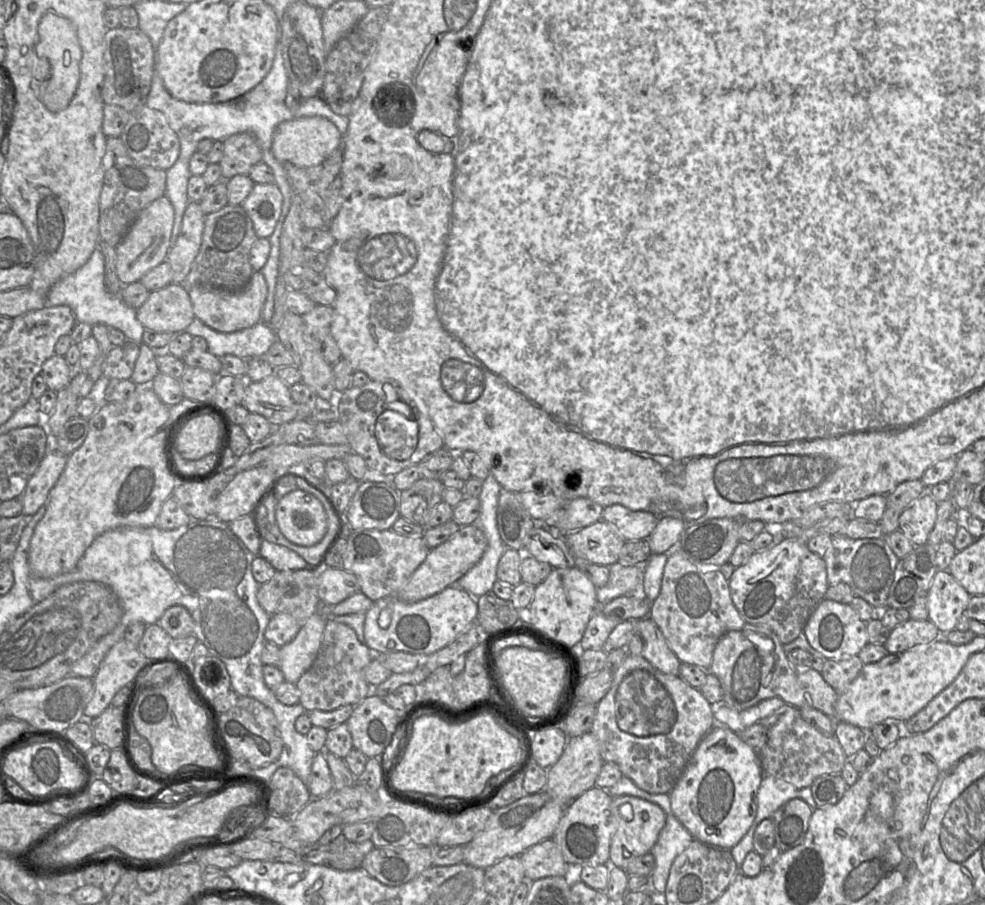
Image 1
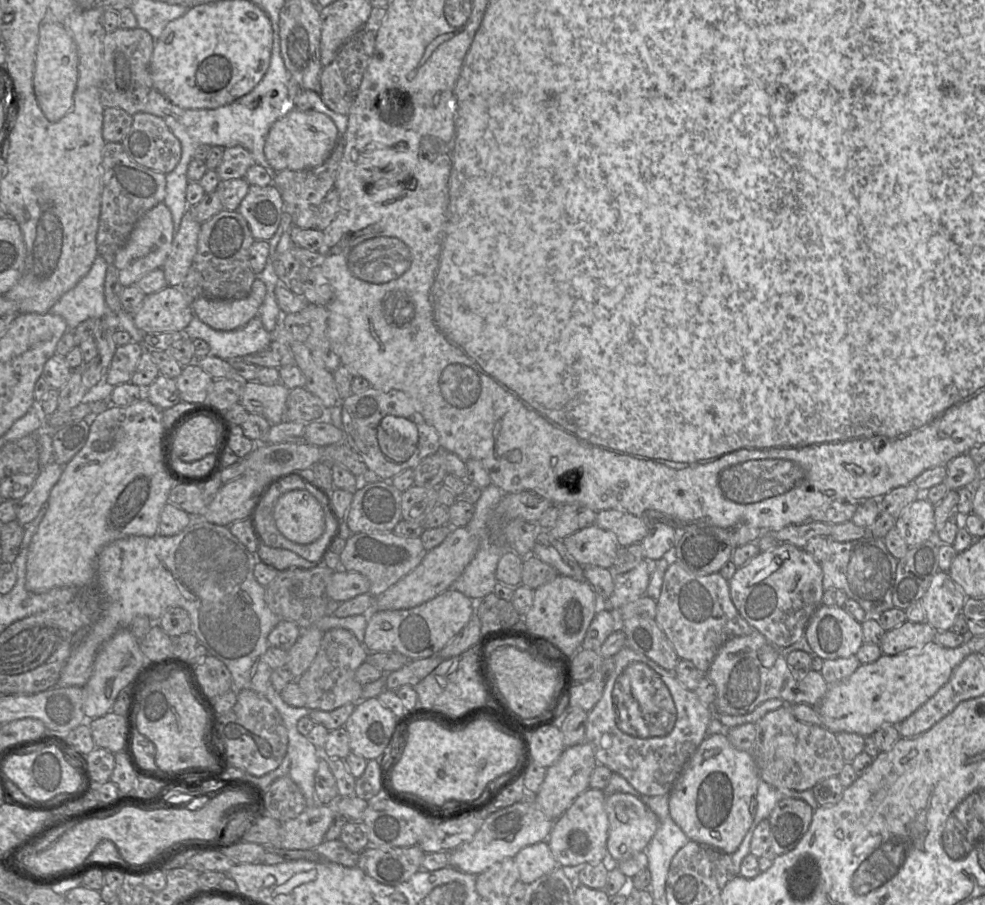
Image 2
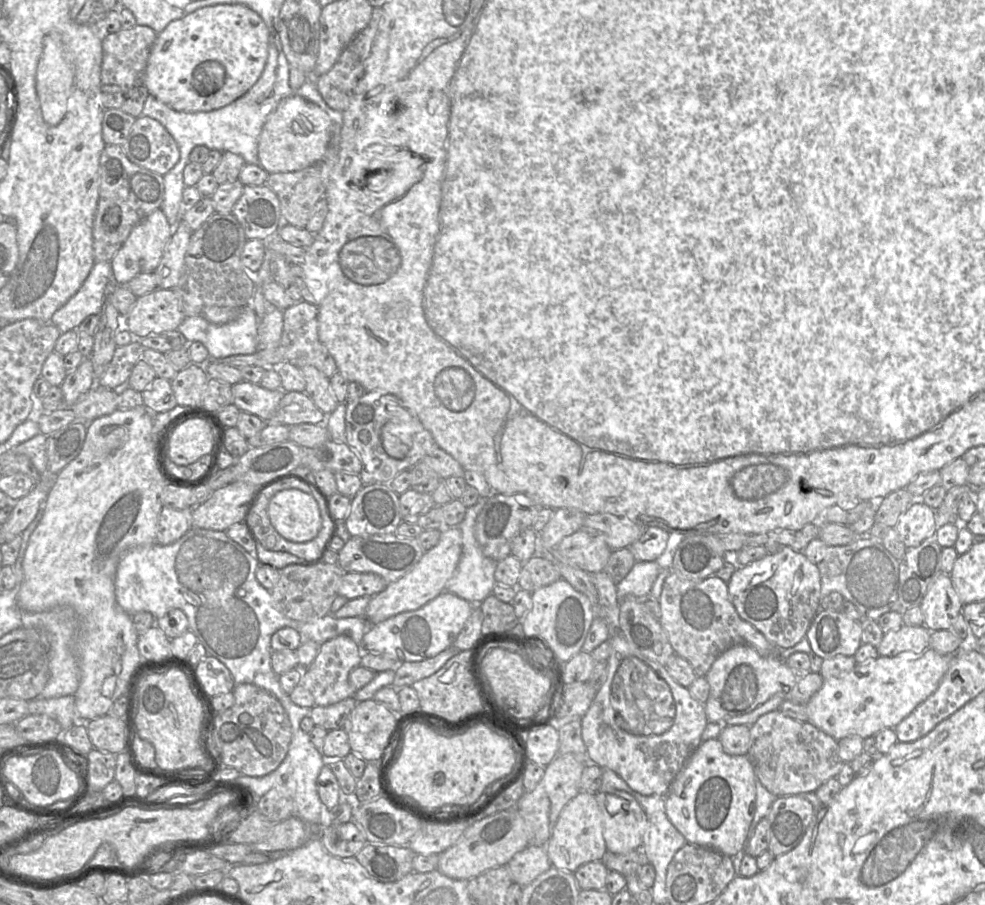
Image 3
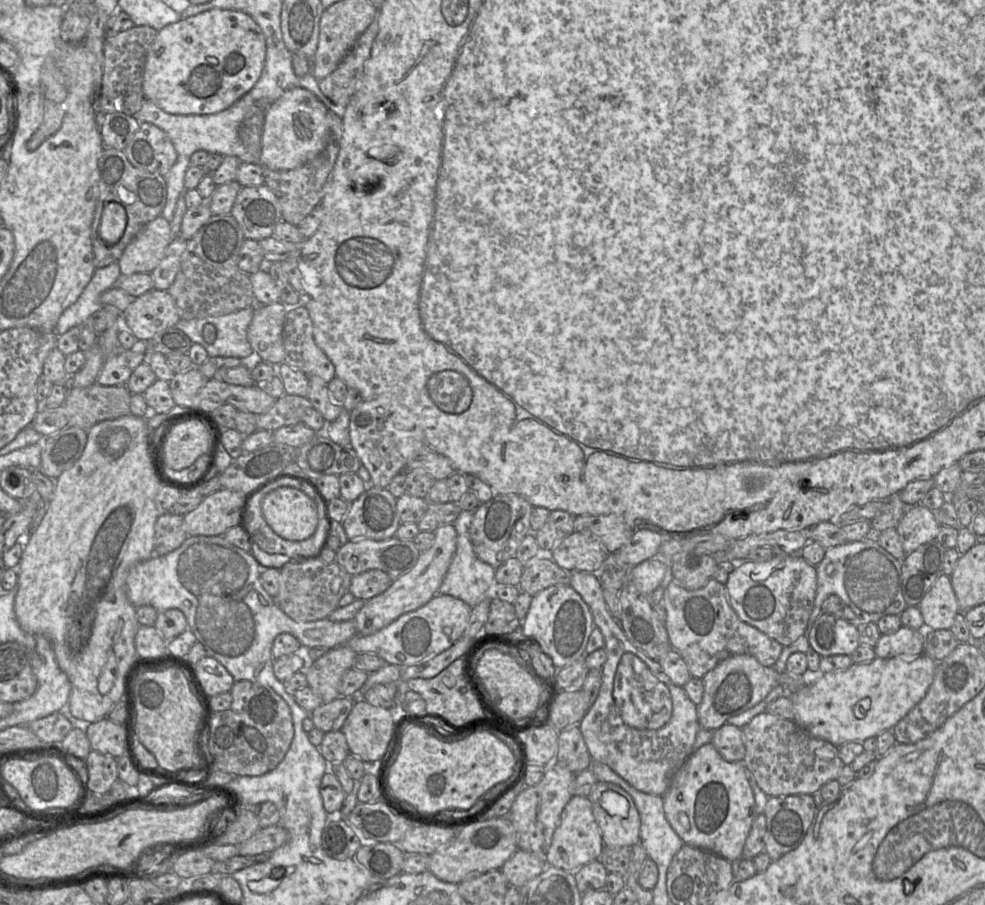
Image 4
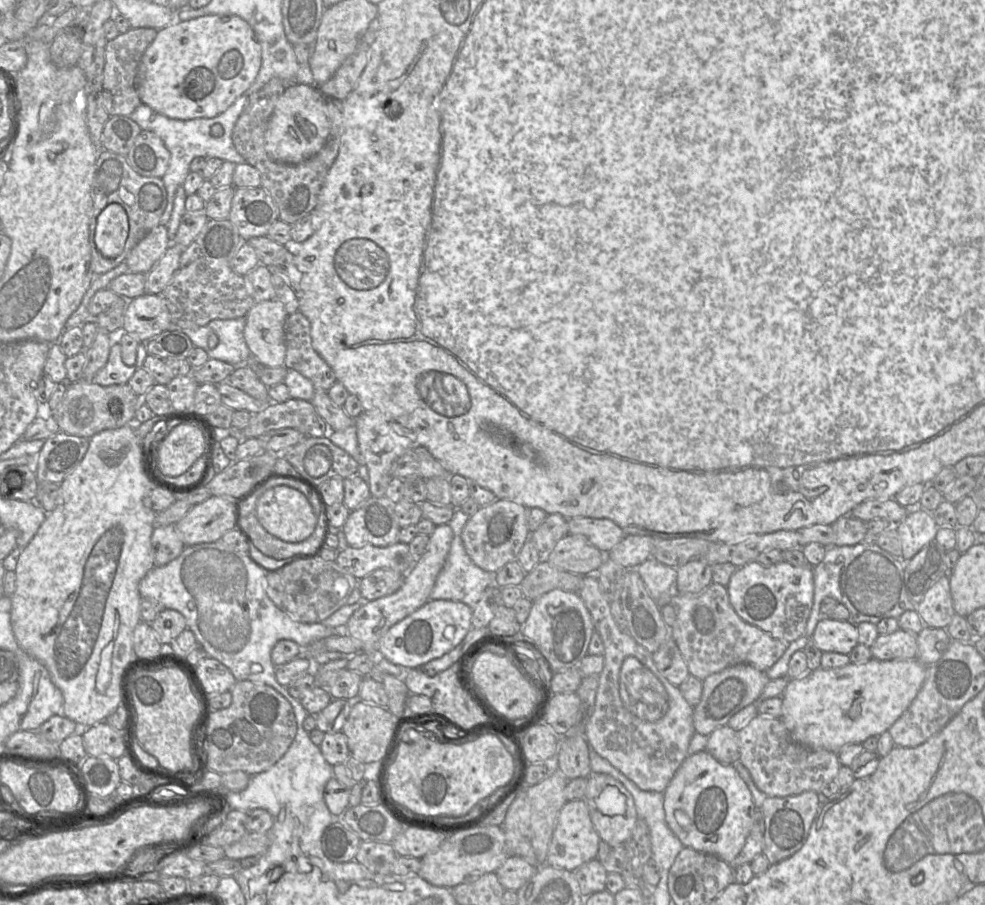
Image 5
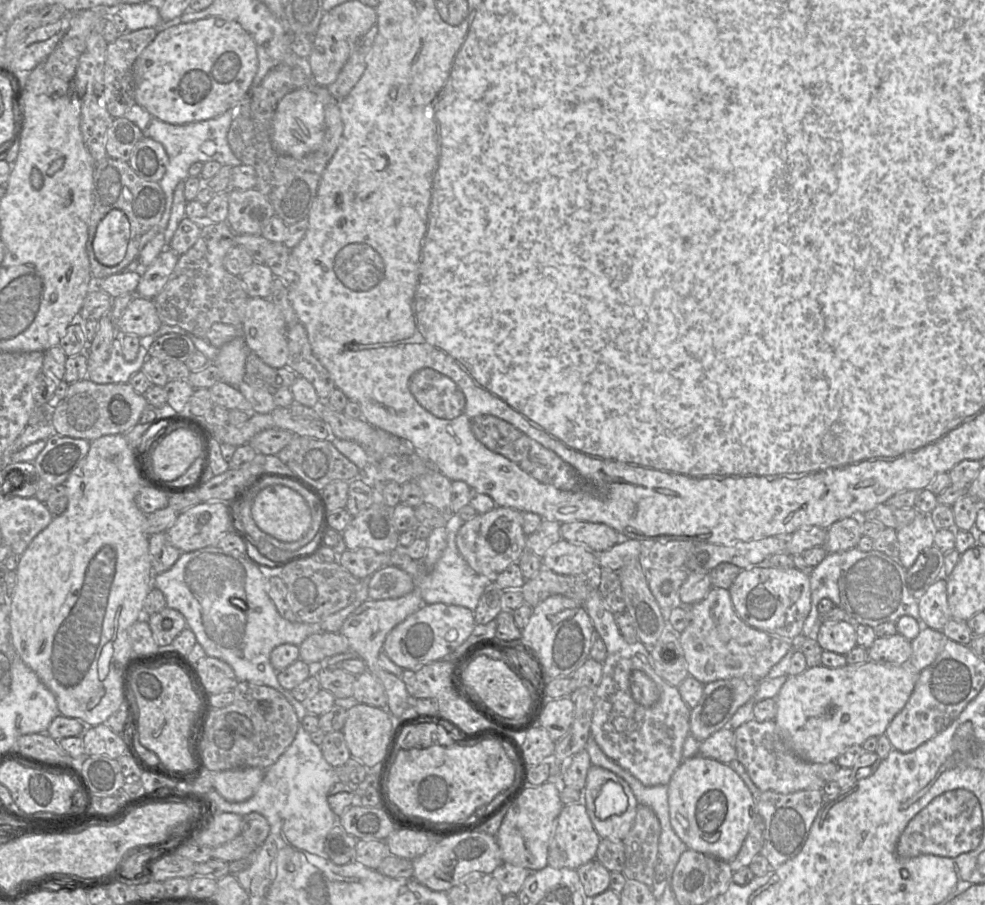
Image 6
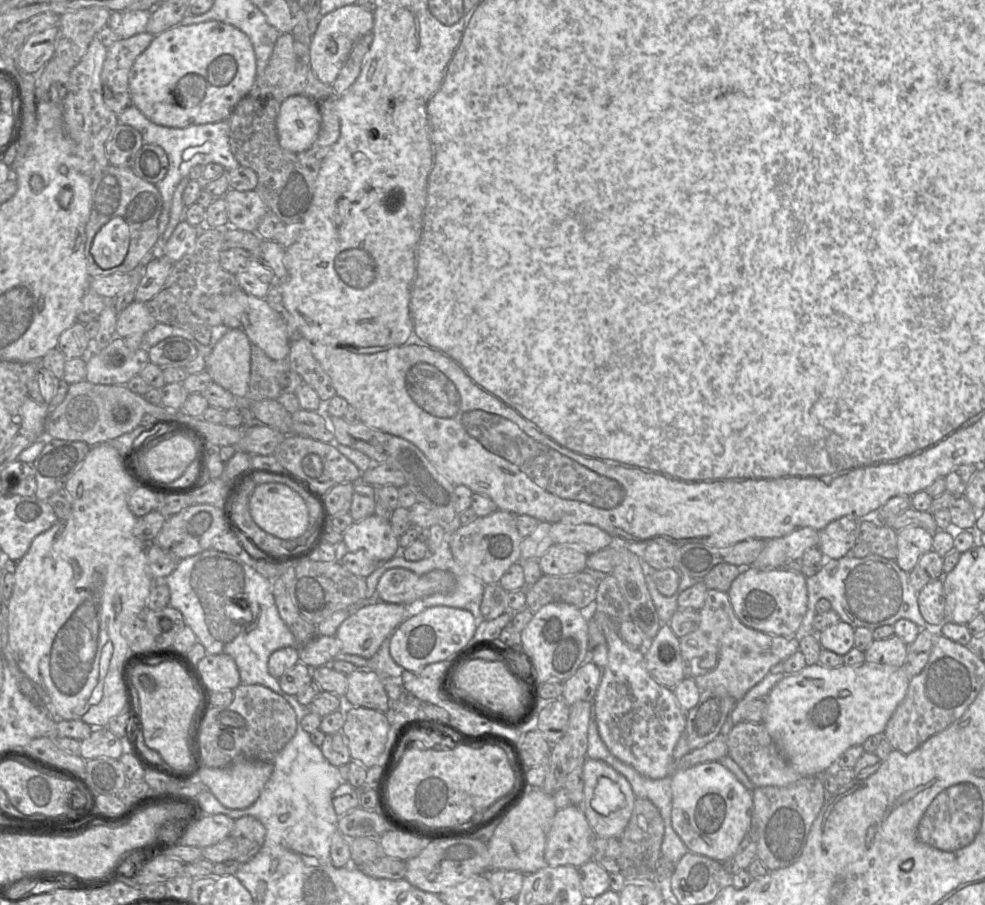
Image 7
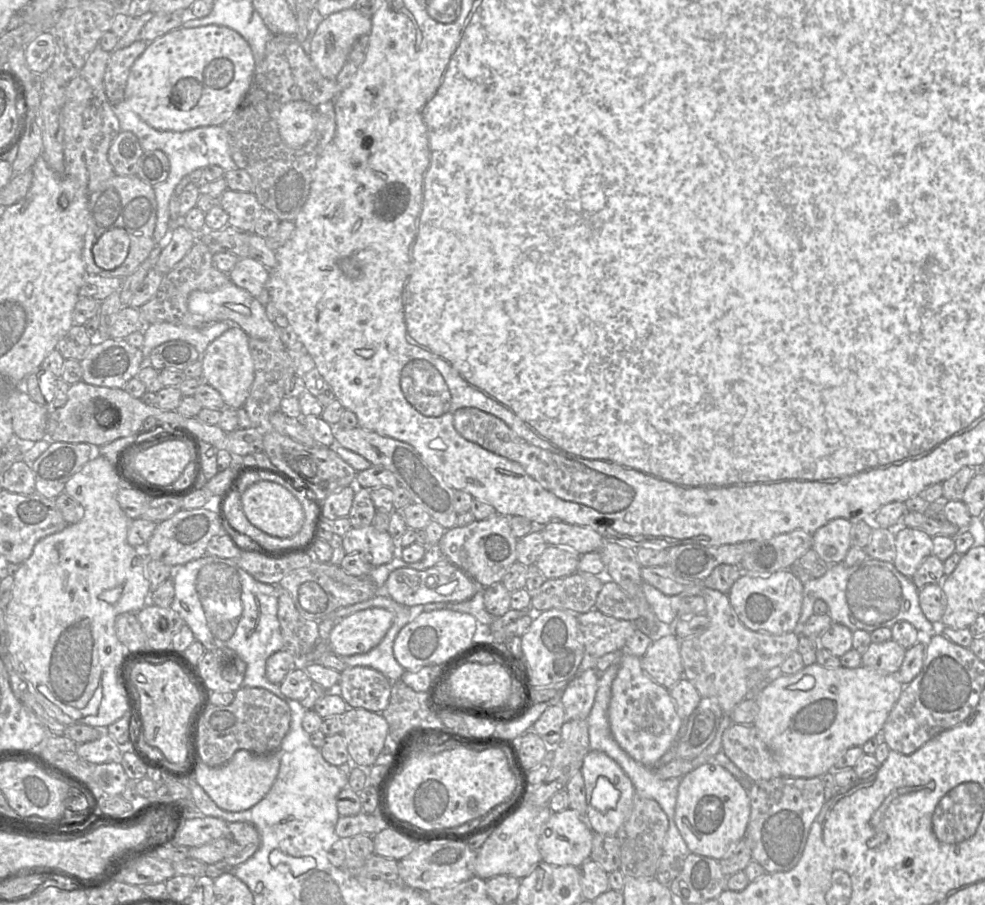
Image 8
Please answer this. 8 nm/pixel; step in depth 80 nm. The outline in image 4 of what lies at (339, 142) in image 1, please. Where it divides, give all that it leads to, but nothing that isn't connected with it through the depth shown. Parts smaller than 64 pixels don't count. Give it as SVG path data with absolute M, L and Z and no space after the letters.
M305 88L285 91L266 110L260 164L271 170L291 170L318 156L329 140L328 110L314 93Z

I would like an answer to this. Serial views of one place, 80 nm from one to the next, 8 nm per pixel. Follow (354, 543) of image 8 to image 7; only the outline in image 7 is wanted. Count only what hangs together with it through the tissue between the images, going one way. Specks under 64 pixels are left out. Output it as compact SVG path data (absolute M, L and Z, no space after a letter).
M375 514L353 522L342 534L342 541L348 552L362 552L377 563L384 563L400 553L399 537L394 534L389 519L383 519Z

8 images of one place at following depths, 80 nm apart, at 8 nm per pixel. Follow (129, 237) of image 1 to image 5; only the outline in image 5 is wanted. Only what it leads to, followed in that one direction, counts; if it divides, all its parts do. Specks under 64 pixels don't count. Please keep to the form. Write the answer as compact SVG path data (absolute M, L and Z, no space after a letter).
M159 224L153 228L130 251L125 263L132 273L148 273L170 246L167 226Z

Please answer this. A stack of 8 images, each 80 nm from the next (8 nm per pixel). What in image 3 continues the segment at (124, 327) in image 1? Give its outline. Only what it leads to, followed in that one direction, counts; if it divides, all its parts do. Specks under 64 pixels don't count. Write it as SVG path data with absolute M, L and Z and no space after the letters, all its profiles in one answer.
M96 262L79 290L52 316L51 322L61 334L77 329L86 317L101 313L103 297L111 281L110 262Z

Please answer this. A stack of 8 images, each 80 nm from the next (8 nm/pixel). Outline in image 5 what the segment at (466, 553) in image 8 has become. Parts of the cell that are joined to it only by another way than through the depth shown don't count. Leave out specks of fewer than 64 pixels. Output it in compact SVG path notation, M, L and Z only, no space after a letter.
M497 499L492 504L480 507L470 516L464 526L461 538L466 553L475 565L495 574L507 563L517 560L523 545L530 538L528 510L522 505Z

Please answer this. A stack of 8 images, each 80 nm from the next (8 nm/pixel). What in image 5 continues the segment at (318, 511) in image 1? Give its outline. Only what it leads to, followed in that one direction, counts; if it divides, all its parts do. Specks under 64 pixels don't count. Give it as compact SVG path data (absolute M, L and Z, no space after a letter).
M285 486L266 490L258 498L253 515L268 533L288 543L308 538L314 524L306 497Z

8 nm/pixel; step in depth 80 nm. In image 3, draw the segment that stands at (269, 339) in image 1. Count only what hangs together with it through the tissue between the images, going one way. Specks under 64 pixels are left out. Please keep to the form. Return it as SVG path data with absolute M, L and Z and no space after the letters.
M249 304L243 307L237 319L227 324L216 325L199 315L186 317L177 330L189 343L203 343L210 359L254 354L258 351L258 319Z

